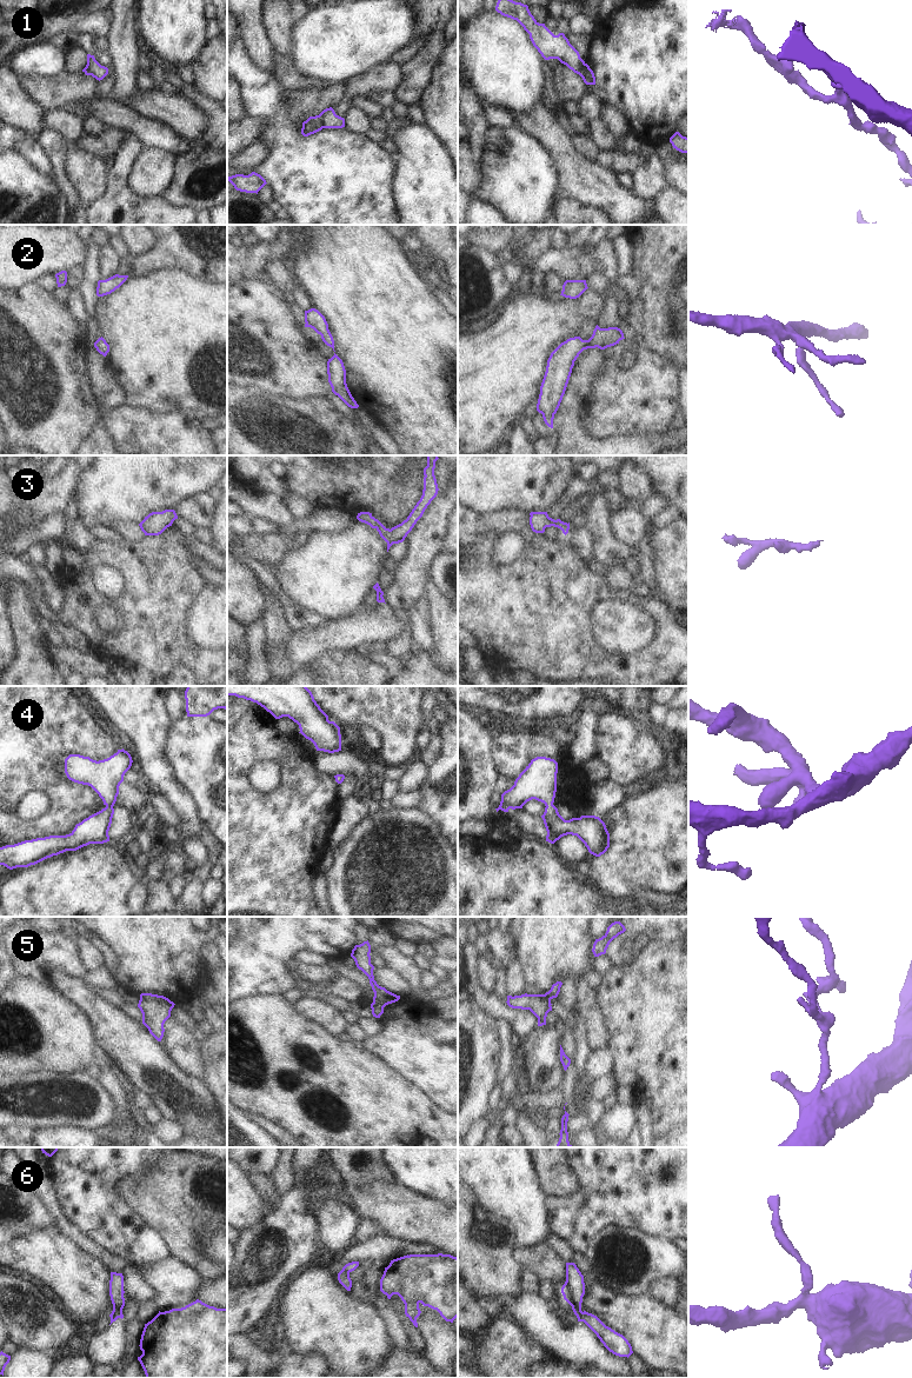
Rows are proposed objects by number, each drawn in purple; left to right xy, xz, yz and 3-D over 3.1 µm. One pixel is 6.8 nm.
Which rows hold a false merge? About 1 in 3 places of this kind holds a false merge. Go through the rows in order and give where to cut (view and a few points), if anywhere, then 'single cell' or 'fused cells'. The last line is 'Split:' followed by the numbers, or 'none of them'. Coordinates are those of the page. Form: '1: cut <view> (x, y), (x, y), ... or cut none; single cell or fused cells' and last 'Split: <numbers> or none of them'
1: cut xz (319, 114), (324, 127); fused cells
2: cut none; single cell
3: cut none; single cell
4: cut none; single cell
5: cut none; single cell
6: cut yz (581, 1312), (584, 1320); fused cells
Split: 1, 6

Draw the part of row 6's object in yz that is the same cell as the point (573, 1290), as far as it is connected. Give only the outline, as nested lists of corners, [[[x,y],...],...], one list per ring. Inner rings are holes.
[[[566,1263],[566,1282],[561,1287],[564,1299],[572,1306],[578,1322],[584,1322],[581,1318],[581,1303],[585,1294],[584,1276],[574,1263]]]

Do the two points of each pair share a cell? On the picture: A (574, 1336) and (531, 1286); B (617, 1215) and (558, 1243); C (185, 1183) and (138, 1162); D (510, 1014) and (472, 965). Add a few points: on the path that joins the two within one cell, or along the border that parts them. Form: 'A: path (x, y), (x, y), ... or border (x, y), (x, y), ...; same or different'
A: border (521, 1289), (537, 1293); different
B: border (550, 1232), (563, 1238), (576, 1252); different
C: border (158, 1159), (140, 1179), (125, 1178); different
D: path (496, 1007), (473, 987), (473, 979); same

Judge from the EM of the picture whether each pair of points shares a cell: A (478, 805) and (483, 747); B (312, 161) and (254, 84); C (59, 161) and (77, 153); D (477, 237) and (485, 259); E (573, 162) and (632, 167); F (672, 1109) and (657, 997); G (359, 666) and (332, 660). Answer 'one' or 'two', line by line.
A: one
B: one
C: two
D: two
E: two
F: one
G: one

